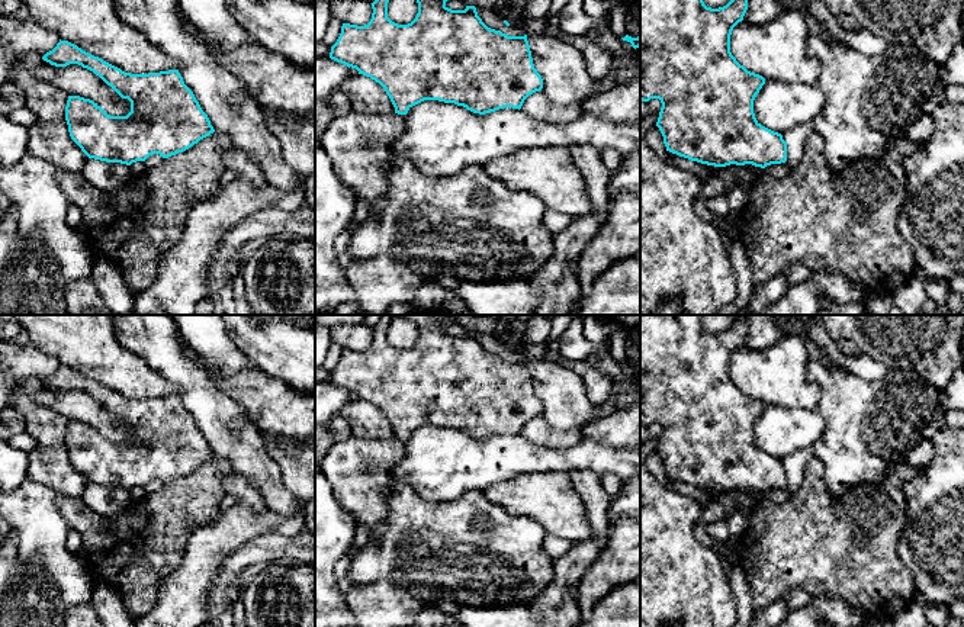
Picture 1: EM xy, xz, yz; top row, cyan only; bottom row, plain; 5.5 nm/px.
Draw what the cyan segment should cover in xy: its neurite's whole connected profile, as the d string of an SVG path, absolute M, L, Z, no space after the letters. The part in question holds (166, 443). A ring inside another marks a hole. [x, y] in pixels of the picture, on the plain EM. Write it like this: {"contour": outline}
{"contour": "M61 364L42 385L55 392L78 389L131 427L126 441L110 441L90 424L68 421L68 457L89 483L126 491L152 479L168 483L215 457L179 395L125 398Z"}

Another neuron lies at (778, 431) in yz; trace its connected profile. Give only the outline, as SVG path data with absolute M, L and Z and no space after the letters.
M765 405L753 425L753 438L758 448L783 459L797 450L812 448L825 428L826 422L817 409Z

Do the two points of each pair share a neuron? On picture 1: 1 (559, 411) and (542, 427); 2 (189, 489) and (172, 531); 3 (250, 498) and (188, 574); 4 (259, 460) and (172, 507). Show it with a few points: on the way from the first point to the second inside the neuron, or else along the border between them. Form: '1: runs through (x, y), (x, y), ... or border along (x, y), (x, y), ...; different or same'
1: border along (540, 415), (559, 428), (581, 428); different
2: runs through (188, 500), (172, 515), (172, 521); same
3: border along (237, 502), (254, 511), (266, 510); different
4: border along (215, 455), (225, 459), (233, 470); different

